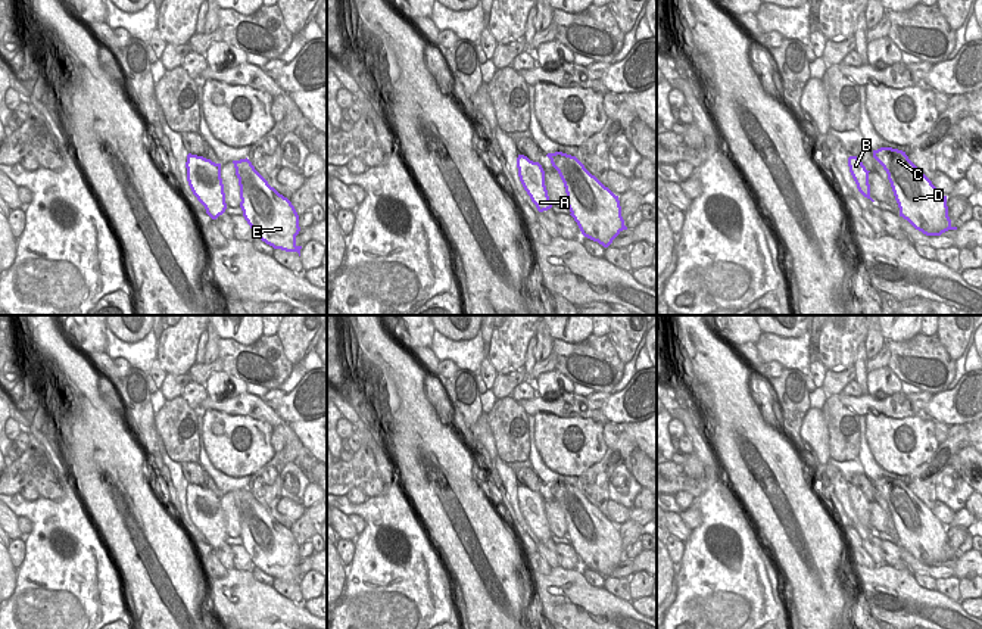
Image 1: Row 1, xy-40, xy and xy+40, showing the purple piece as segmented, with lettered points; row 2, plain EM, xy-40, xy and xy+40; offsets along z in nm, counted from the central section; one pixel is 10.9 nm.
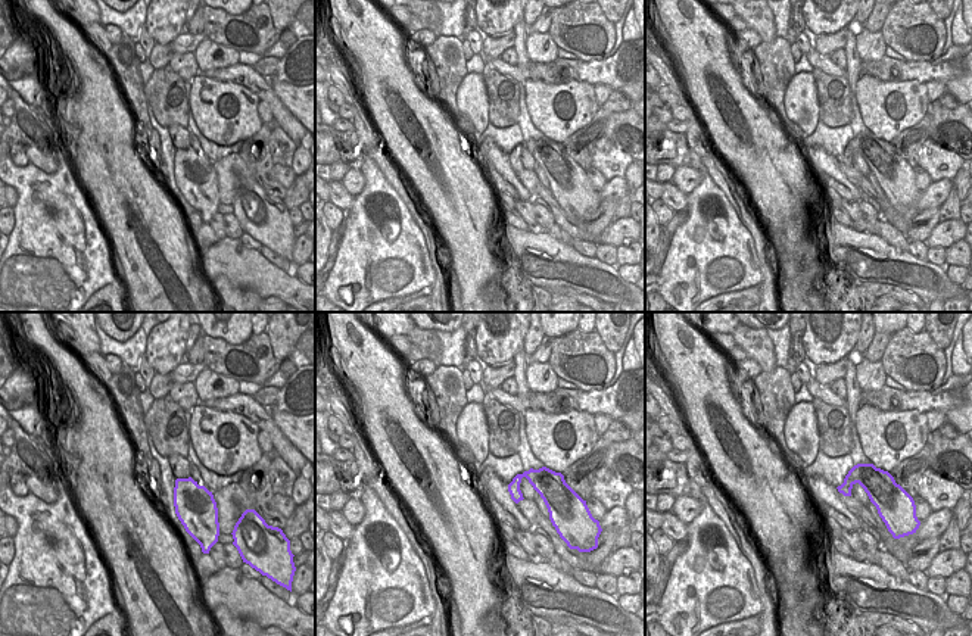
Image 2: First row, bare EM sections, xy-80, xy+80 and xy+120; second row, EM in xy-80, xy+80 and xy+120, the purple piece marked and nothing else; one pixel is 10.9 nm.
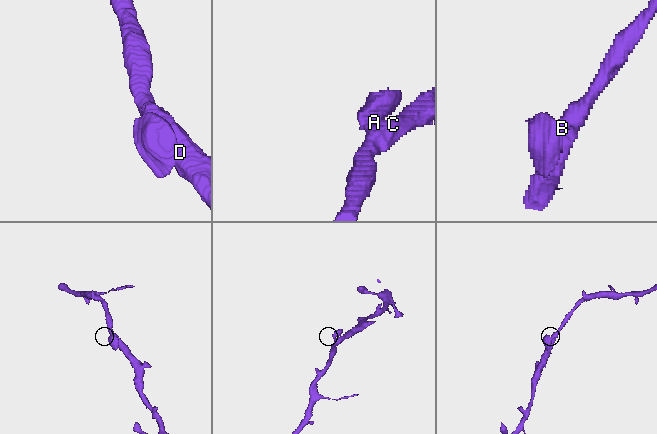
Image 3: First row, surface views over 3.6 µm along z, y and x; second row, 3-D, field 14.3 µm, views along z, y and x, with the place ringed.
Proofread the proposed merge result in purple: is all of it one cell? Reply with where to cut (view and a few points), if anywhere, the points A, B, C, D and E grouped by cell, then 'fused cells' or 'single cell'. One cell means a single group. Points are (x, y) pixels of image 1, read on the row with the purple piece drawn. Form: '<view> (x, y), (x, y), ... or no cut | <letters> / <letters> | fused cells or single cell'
no cut | A B C D E | single cell

